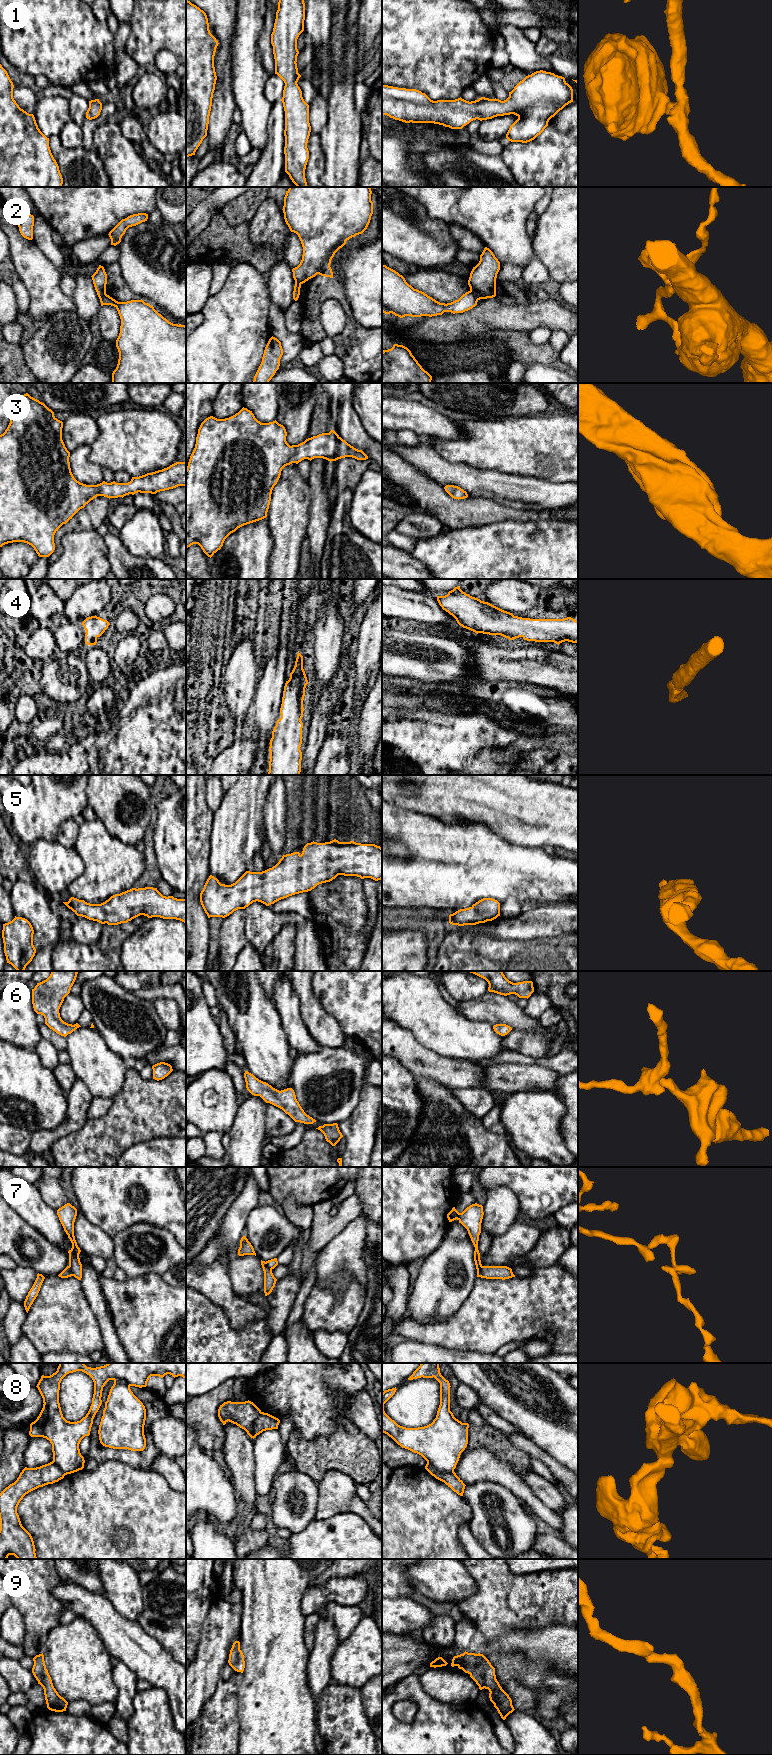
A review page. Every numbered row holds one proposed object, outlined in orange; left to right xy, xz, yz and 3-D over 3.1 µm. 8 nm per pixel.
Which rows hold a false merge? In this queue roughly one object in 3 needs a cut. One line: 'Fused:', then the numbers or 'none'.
Fused: 2, 7, 8

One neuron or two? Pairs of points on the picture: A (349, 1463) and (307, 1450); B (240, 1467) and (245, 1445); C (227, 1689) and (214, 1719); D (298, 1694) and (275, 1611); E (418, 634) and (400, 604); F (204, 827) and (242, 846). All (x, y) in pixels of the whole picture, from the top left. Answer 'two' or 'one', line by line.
A: one
B: one
C: one
D: one
E: two
F: two

